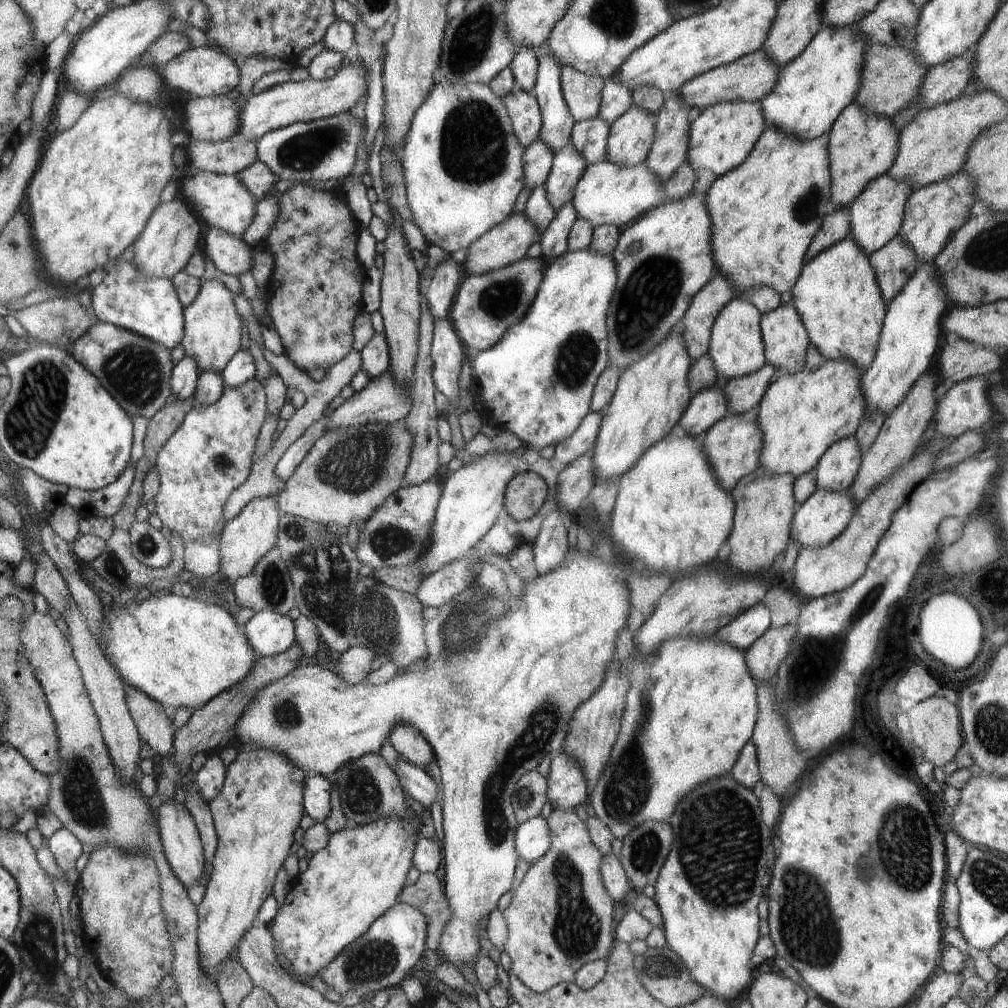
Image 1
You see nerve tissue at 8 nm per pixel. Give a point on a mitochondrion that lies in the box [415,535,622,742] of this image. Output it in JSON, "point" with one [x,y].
{"point":[466,619]}

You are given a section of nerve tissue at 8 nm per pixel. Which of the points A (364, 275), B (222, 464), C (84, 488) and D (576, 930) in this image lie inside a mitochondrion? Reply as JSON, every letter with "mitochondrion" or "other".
{"A":"other","B":"mitochondrion","C":"other","D":"mitochondrion"}

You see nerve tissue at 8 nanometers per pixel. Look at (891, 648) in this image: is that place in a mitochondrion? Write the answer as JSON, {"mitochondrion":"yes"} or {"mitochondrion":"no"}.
{"mitochondrion":"no"}

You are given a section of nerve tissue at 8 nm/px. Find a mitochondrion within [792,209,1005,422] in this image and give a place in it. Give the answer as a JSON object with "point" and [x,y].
{"point":[971,247]}

